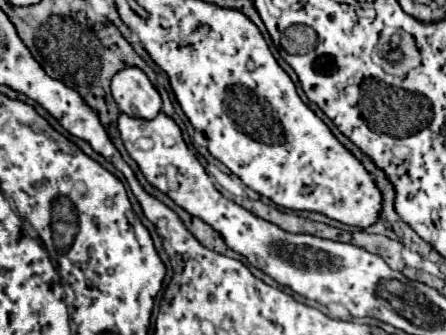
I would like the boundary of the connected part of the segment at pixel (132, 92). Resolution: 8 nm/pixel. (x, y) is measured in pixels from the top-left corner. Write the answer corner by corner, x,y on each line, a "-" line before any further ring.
124,67
112,77
112,95
122,113
152,119
162,109
160,93
140,67

